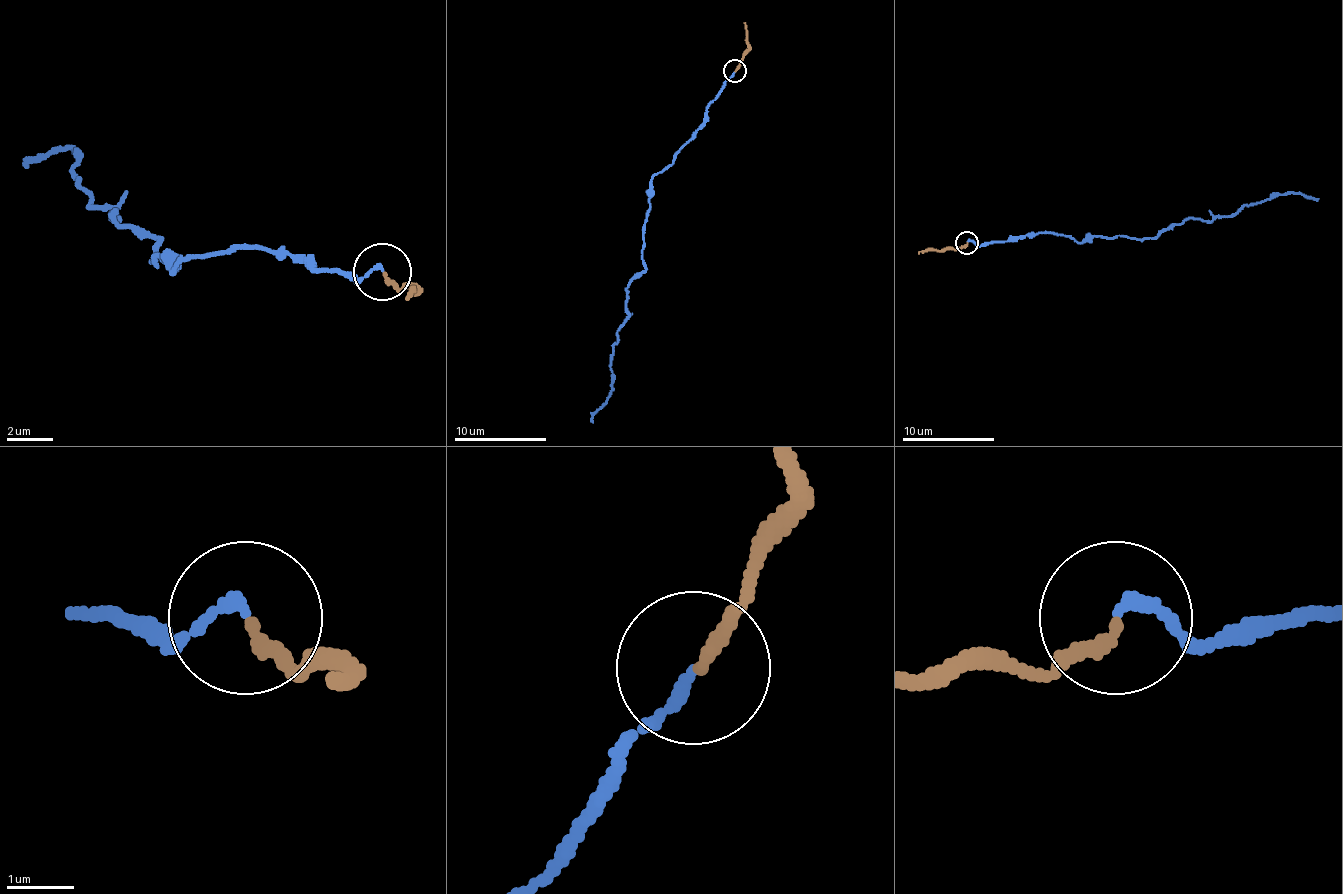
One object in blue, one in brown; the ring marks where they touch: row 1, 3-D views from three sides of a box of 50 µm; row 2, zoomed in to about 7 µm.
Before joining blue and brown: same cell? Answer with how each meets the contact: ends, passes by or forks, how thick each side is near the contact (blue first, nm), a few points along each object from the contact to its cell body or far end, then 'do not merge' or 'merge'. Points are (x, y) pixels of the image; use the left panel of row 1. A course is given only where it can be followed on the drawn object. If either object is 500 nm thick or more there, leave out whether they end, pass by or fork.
blue ends | brown ends | 170/180 nm | blue via (381, 270), (352, 281), (266, 247), (174, 270), (87, 207), (70, 149), (24, 166) | brown via (381, 270), (398, 287), (415, 293), (404, 299) | merge

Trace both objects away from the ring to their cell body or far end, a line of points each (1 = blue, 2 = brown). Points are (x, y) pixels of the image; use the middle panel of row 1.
1: (734, 71), (706, 120), (651, 180), (644, 267), (626, 293), (609, 397), (591, 422)
2: (734, 71), (748, 46), (743, 23)

